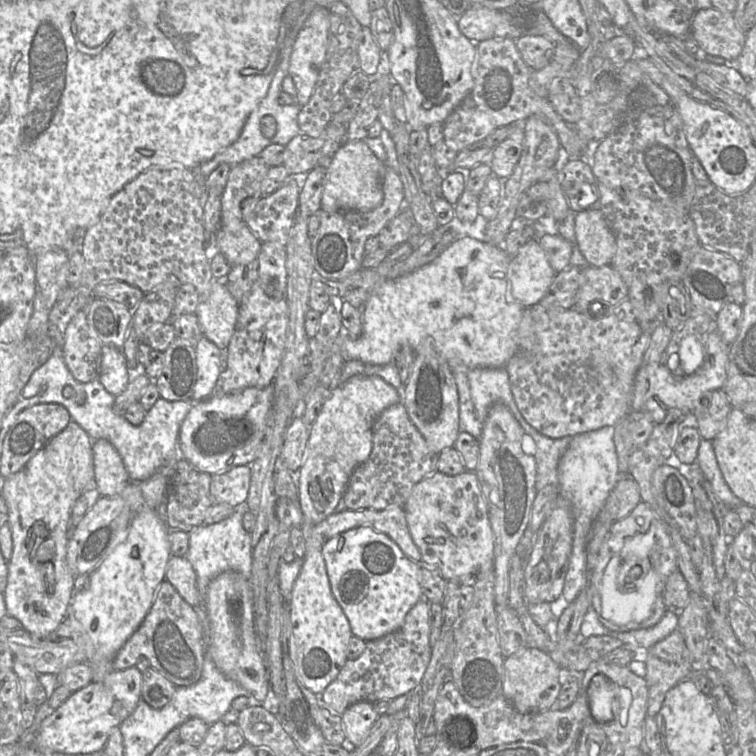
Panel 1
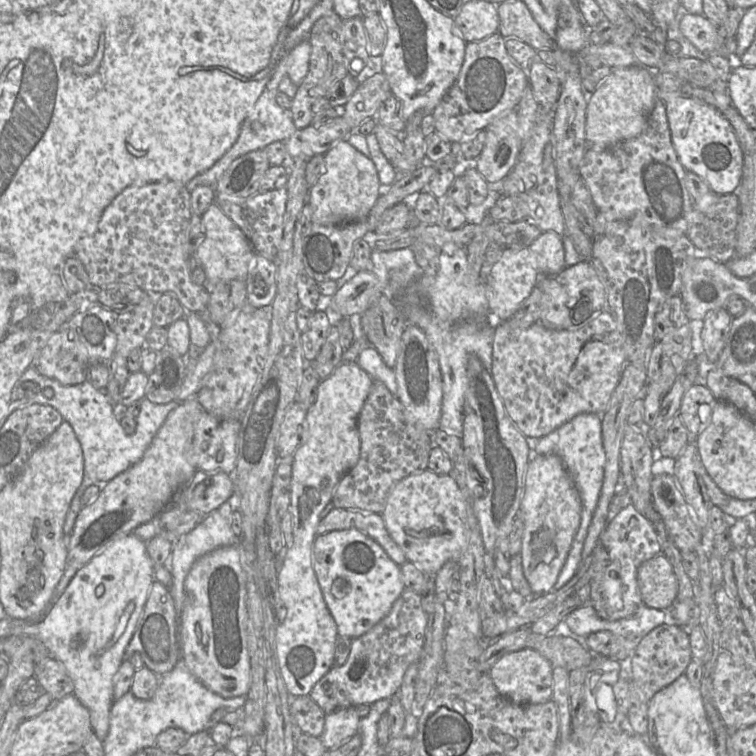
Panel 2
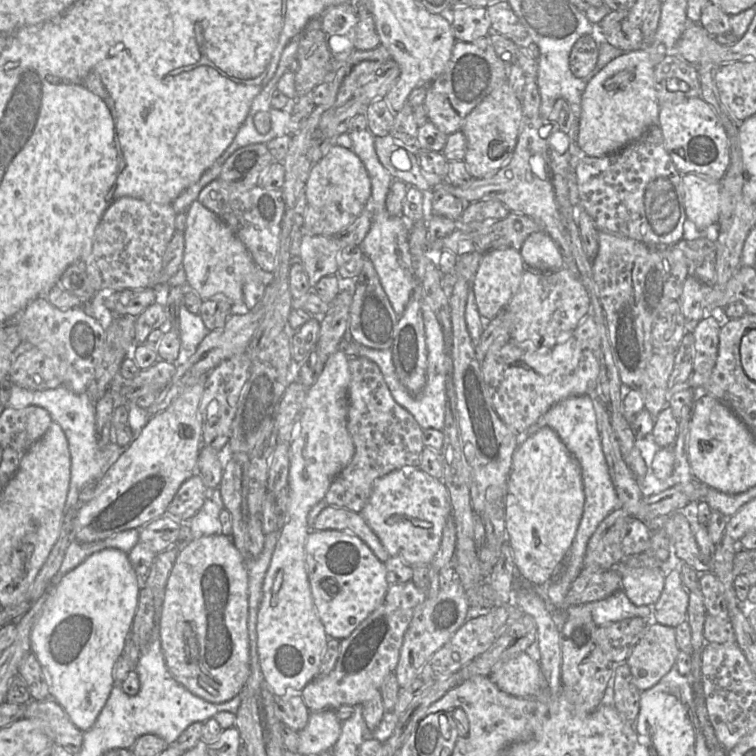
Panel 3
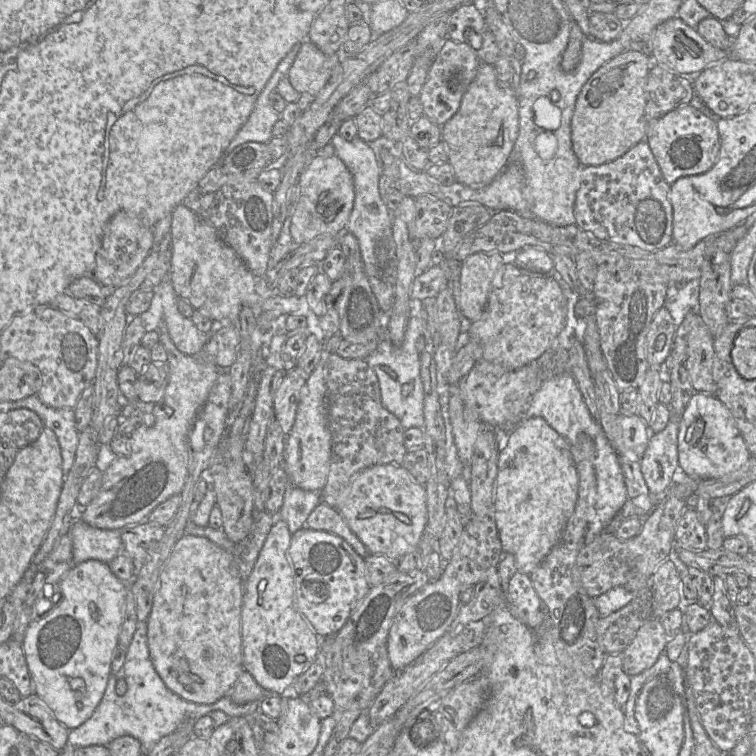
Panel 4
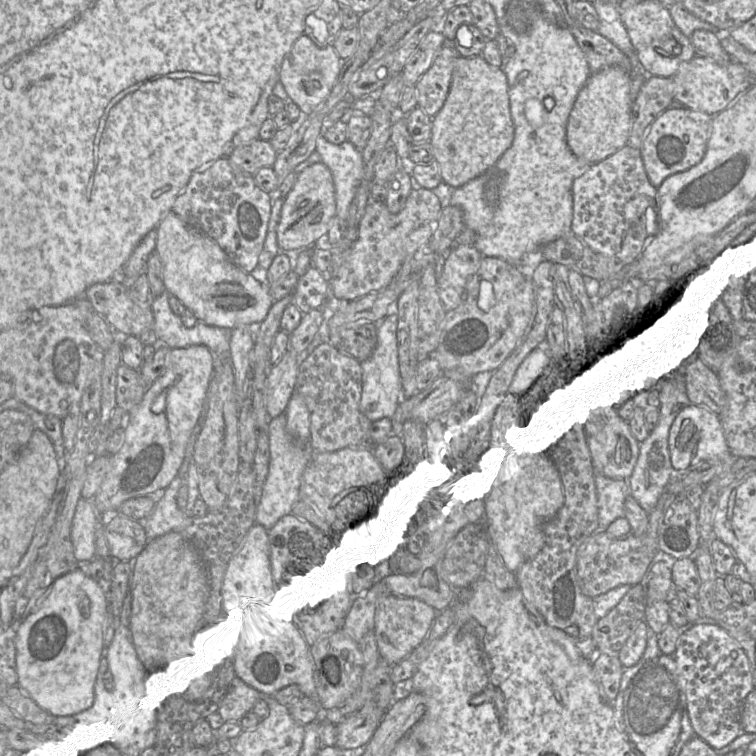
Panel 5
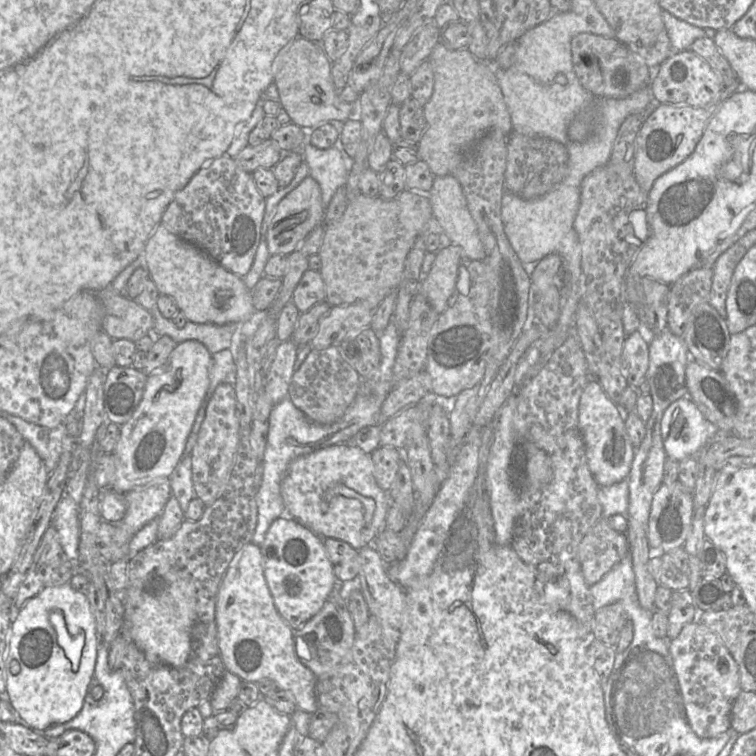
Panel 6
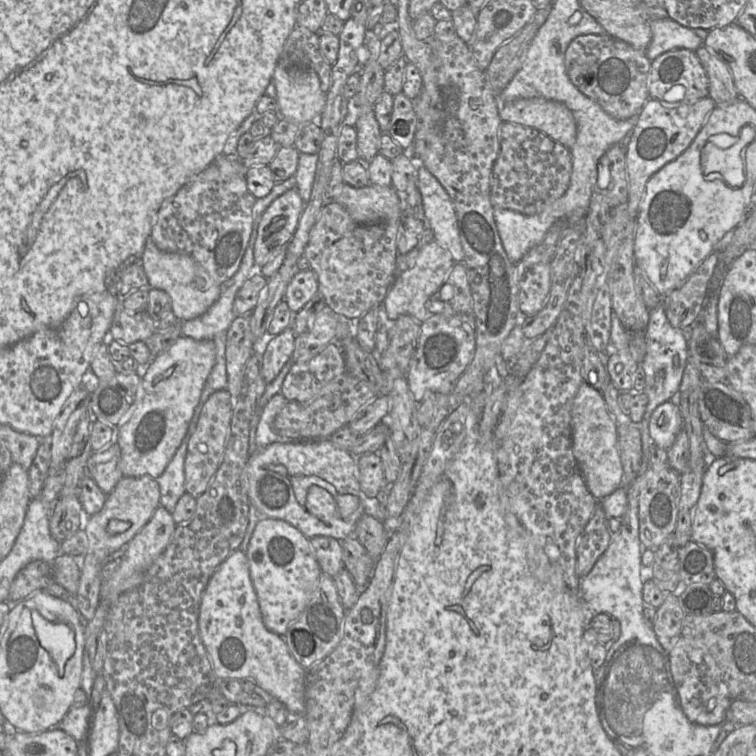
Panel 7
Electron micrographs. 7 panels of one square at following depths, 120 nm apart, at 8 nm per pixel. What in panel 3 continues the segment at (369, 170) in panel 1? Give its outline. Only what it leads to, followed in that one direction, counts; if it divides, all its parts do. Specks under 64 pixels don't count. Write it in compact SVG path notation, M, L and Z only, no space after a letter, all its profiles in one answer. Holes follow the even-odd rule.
M334 144L319 162L313 164L305 193L304 234L336 236L365 209L371 197L371 180L363 162L352 149Z

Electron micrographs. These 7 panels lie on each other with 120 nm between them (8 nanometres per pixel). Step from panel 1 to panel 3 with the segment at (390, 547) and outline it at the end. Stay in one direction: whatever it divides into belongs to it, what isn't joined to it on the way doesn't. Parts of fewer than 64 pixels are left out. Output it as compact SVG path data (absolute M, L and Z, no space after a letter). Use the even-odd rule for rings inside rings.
M311 530L304 550L317 614L326 634L342 640L384 600L389 588L384 562L359 537L339 530Z

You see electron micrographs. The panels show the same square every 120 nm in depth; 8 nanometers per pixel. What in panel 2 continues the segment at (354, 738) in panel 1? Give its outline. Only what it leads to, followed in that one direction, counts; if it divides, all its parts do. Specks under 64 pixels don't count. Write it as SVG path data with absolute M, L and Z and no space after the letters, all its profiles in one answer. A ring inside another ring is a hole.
M354 706L326 713L324 730L319 738L328 750L337 748L358 732L359 722Z

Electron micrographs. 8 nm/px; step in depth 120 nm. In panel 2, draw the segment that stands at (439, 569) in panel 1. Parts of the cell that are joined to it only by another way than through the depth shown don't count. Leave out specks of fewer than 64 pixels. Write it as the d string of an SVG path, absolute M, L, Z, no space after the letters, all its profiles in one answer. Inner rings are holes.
M426 469L412 473L394 484L381 513L385 526L406 559L428 575L435 575L447 561L458 562L467 545L467 517L473 513L472 505L449 475L437 475Z

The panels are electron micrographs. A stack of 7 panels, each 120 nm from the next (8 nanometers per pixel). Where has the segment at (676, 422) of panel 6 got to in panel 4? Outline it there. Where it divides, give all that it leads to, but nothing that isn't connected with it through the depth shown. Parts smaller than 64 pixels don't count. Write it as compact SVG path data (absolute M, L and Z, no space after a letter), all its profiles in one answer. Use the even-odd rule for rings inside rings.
M695 392L678 430L678 461L681 470L694 479L722 478L745 465L751 454L727 407L712 394Z

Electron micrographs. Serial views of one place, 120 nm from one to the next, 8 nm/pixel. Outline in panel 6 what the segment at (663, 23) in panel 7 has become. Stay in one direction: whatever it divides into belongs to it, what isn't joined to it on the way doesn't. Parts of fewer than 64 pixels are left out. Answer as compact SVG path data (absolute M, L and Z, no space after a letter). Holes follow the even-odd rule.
M662 10L662 18L673 53L688 50L698 38L704 36L714 38L716 33L714 29L701 28L683 21L666 10Z

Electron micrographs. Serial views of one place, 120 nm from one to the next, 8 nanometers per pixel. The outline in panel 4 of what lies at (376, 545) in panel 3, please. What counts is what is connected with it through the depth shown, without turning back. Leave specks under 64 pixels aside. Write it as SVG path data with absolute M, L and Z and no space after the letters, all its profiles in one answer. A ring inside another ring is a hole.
M320 502L308 516L305 526L312 530L325 531L343 538L360 556L369 555L369 551L349 528L340 512Z

